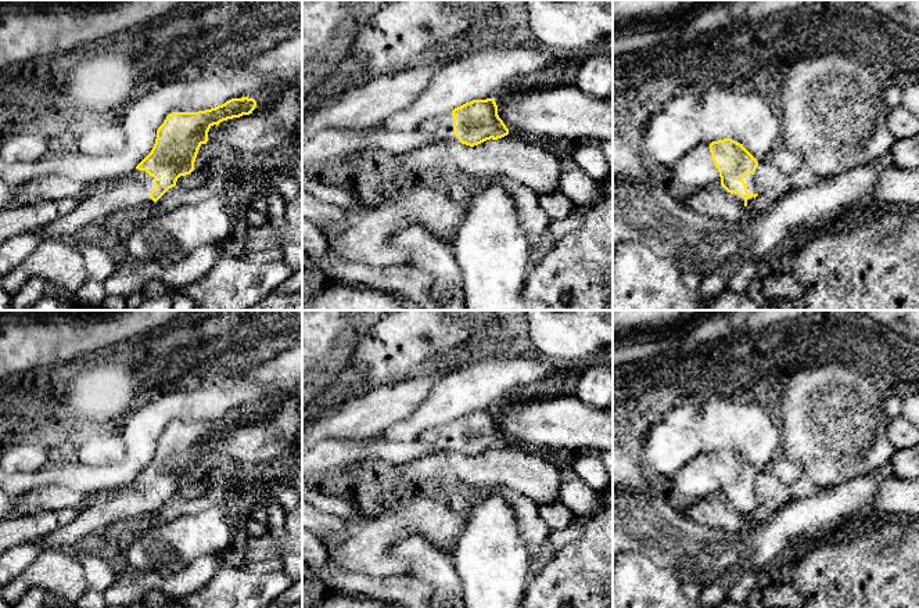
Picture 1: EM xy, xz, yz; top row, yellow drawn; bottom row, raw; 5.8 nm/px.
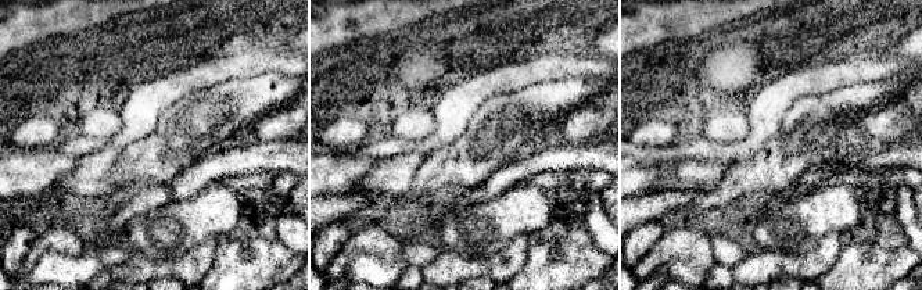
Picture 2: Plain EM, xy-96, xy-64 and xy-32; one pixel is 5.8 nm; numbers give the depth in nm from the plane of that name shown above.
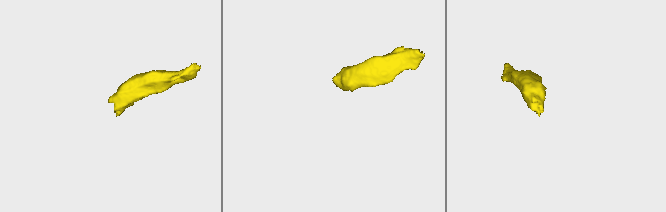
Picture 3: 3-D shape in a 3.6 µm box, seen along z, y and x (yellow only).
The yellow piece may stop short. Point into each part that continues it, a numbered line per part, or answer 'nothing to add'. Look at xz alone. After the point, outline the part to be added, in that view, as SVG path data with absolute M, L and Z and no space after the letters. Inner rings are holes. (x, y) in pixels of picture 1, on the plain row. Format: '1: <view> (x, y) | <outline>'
1: xz (442, 436) | M452 422L441 427L431 428L420 433L423 440L427 440L432 445L437 445L442 450L448 451L459 451L459 449L453 445L453 425Z

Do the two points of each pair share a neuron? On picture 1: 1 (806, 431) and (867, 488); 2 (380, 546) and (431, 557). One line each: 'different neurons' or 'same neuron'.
1: different neurons
2: different neurons

